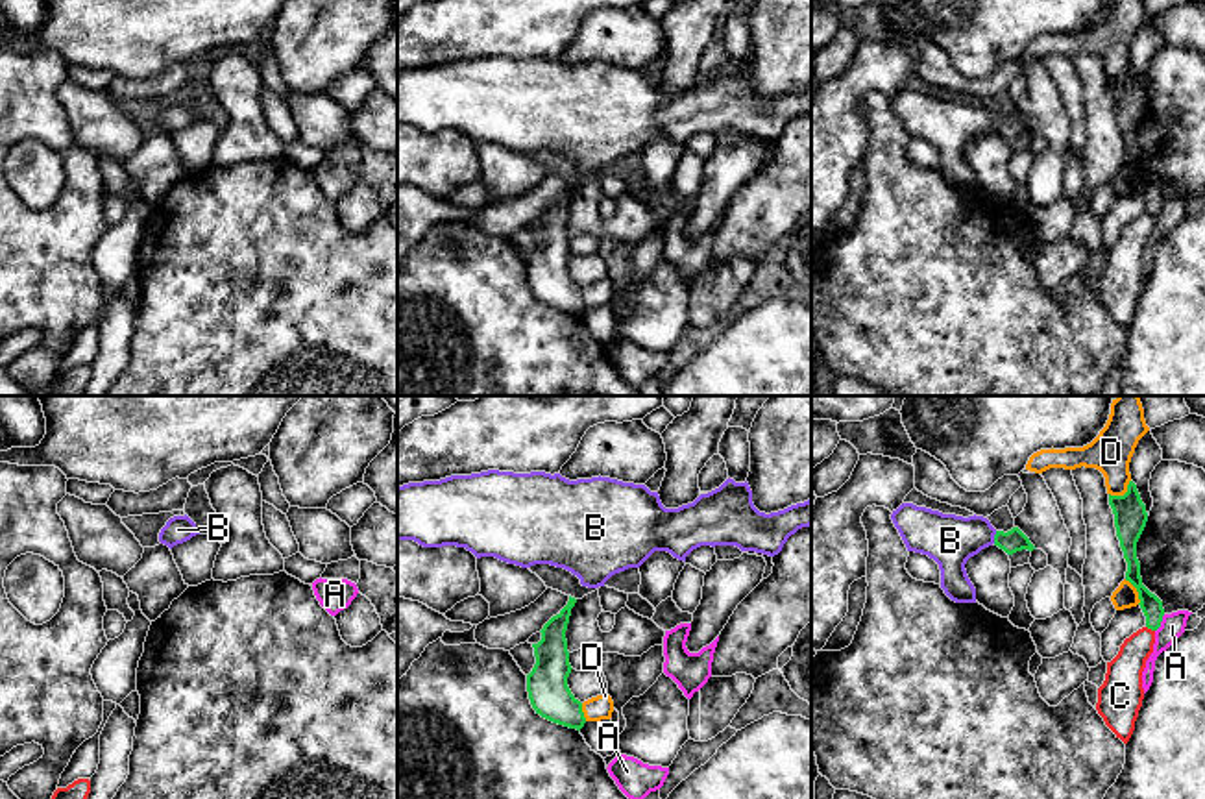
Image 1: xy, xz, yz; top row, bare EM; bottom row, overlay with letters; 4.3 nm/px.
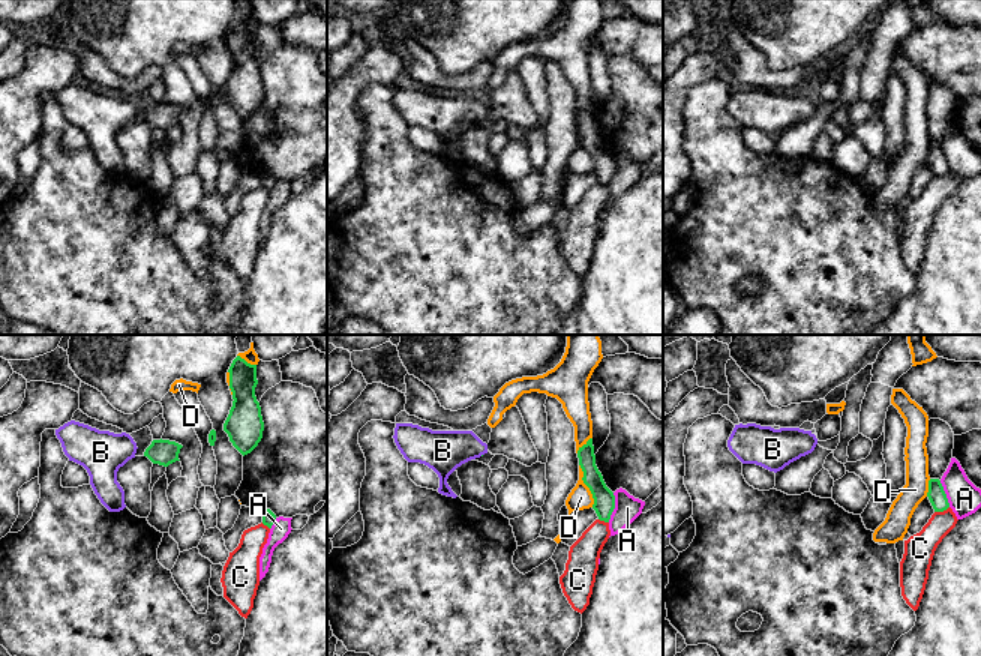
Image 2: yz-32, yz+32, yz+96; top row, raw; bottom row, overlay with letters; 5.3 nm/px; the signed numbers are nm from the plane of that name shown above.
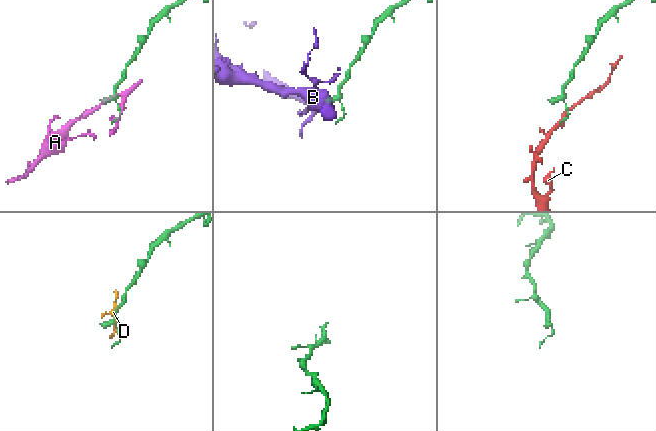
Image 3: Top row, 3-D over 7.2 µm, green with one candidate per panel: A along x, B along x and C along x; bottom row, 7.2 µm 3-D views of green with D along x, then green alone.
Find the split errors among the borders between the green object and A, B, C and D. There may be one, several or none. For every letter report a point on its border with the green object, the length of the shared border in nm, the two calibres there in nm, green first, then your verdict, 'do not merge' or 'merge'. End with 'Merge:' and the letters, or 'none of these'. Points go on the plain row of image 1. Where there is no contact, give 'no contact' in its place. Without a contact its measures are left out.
A: yz (1159, 209) | 90 nm | 90/110 nm | do not merge
B: yz (995, 122) | 60 nm | 100/220 nm | merge
C: yz (1150, 213) | 50 nm | 90/160 nm | do not merge
D: yz (1124, 80) | 120 nm | 140/180 nm | do not merge
Merge: B

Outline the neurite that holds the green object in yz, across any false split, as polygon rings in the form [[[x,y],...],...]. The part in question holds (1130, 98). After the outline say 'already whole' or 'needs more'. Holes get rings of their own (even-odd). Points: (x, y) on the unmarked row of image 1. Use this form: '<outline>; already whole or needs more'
[[[1129,67],[1124,81],[1109,80],[1109,91],[1114,100],[1116,122],[1127,148],[1126,166],[1138,178],[1138,191],[1146,202],[1146,213],[1157,216],[1164,202],[1162,187],[1142,170],[1140,148],[1137,144],[1137,128],[1148,107],[1146,91],[1133,67]]]; already whole

